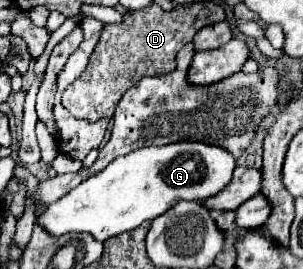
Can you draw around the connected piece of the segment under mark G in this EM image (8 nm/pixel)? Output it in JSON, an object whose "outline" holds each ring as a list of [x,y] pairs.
{"outline":[[[175,142],[167,146],[147,146],[137,148],[125,156],[115,158],[103,172],[89,176],[85,182],[81,182],[77,188],[67,192],[63,198],[53,202],[41,216],[39,226],[43,226],[51,236],[63,236],[69,232],[87,232],[93,238],[105,242],[111,236],[117,236],[121,232],[133,230],[145,220],[153,220],[167,212],[177,200],[207,200],[209,196],[215,196],[229,184],[231,174],[235,168],[235,158],[229,156],[223,148],[209,146],[203,142]]]}

